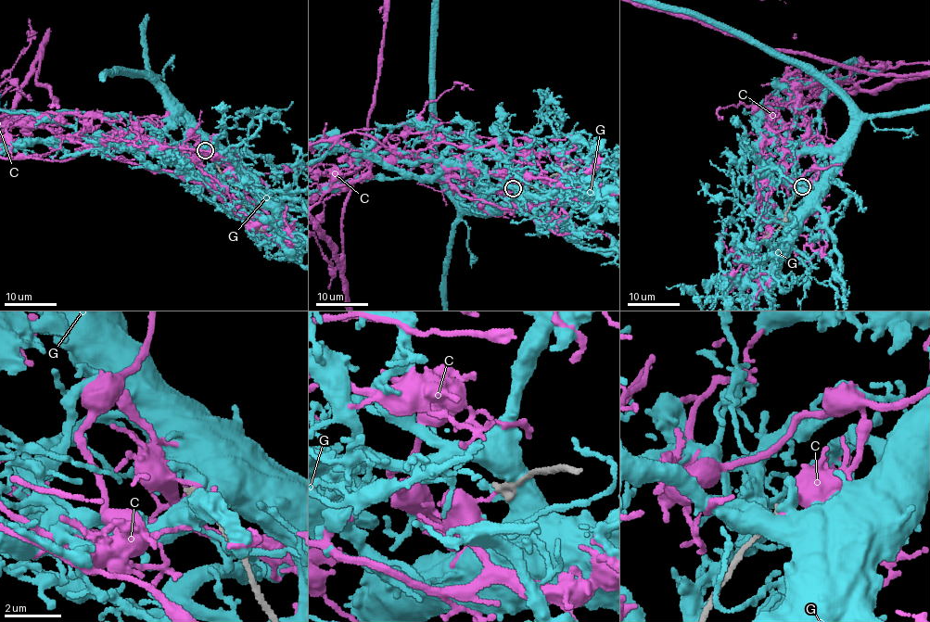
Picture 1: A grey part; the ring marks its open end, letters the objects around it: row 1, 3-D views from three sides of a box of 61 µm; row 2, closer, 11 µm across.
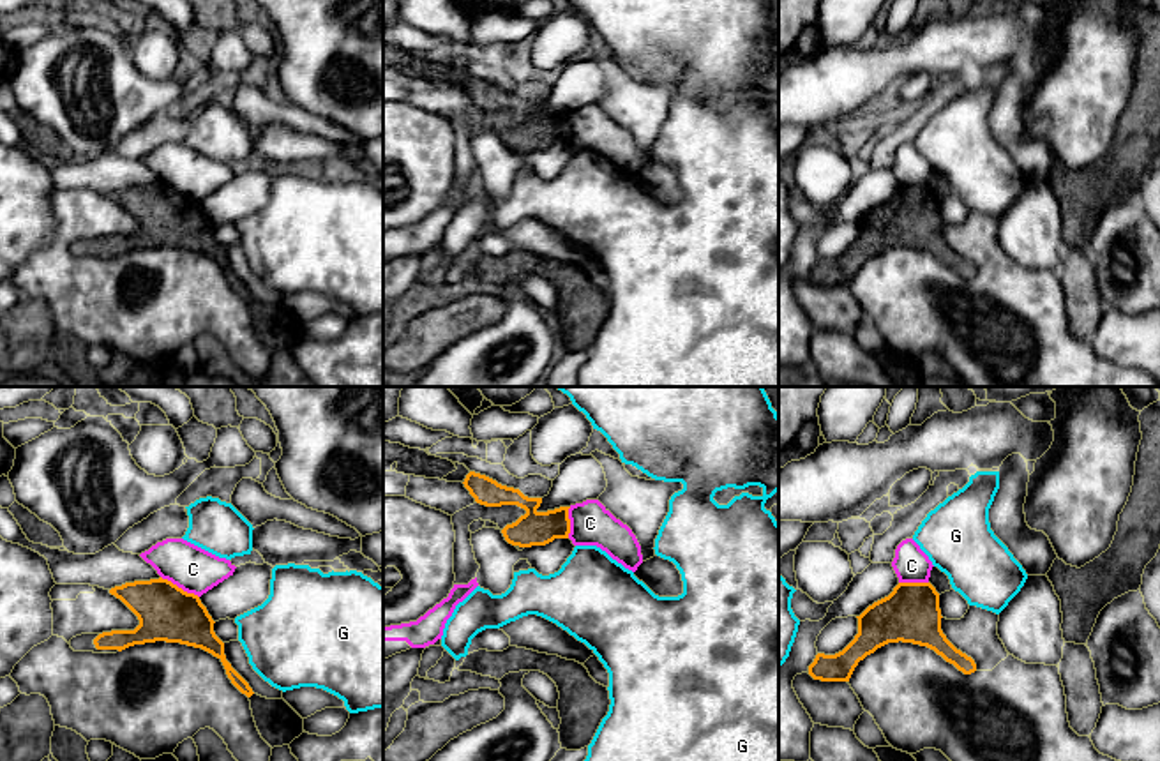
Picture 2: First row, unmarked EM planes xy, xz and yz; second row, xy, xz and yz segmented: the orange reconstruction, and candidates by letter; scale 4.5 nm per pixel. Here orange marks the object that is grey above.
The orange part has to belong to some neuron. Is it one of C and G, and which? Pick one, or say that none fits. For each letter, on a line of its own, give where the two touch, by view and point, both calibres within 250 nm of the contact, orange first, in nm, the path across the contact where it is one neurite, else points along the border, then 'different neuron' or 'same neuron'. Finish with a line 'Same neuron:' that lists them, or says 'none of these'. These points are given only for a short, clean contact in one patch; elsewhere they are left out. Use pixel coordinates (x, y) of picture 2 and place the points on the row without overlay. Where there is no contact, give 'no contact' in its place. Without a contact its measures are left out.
C: meets orange in xy at (180, 193); 260 nm thick on the orange side, 200 nm on the other; border along xy (161, 180), (198, 202); different neuron
G: no contact; different neuron
Same neuron: none of these

